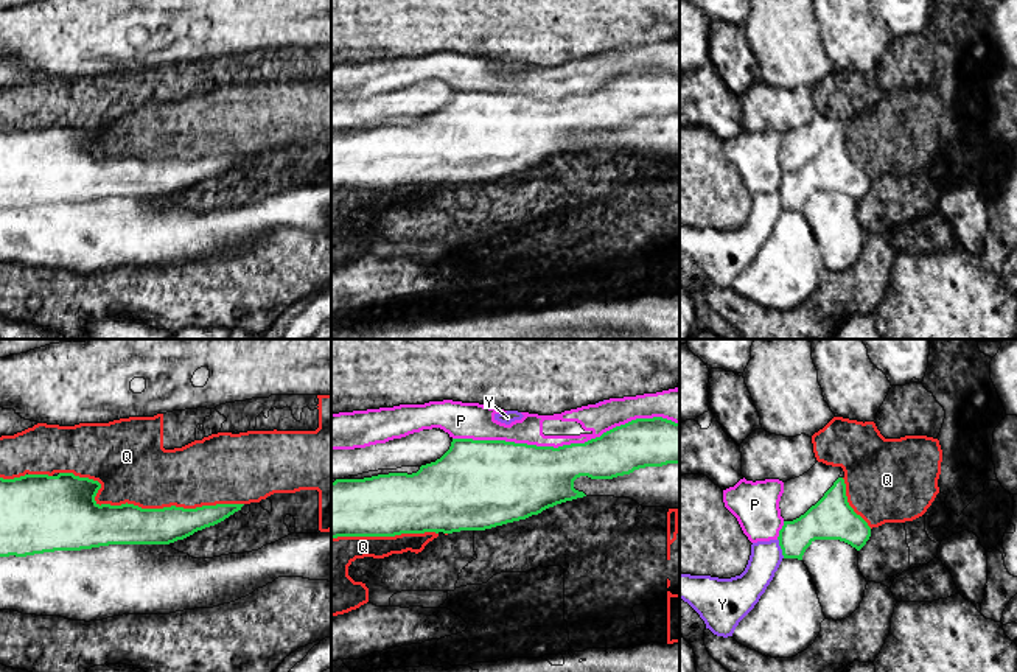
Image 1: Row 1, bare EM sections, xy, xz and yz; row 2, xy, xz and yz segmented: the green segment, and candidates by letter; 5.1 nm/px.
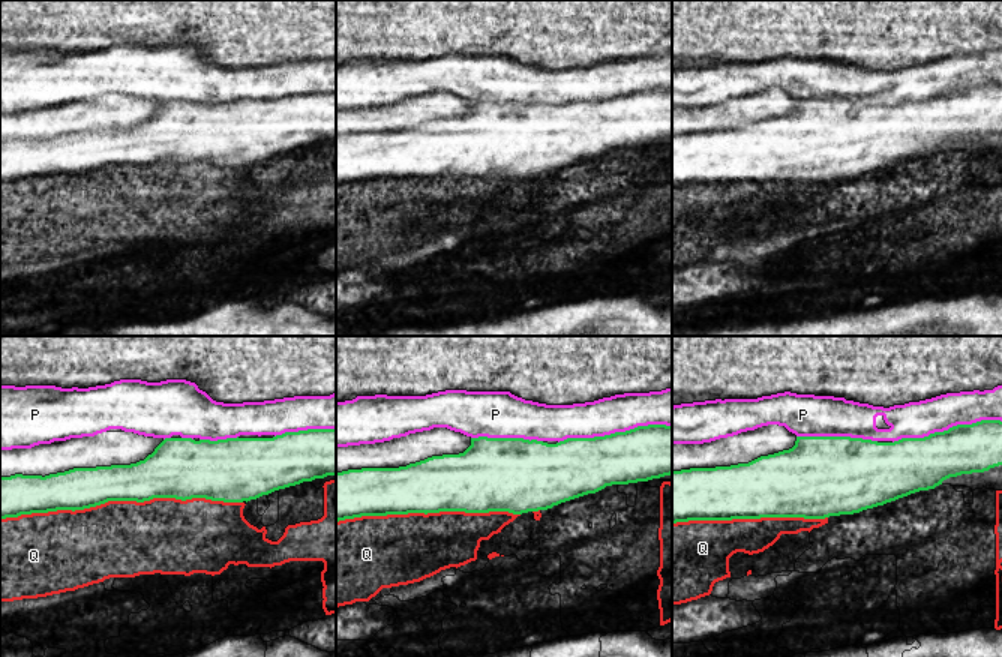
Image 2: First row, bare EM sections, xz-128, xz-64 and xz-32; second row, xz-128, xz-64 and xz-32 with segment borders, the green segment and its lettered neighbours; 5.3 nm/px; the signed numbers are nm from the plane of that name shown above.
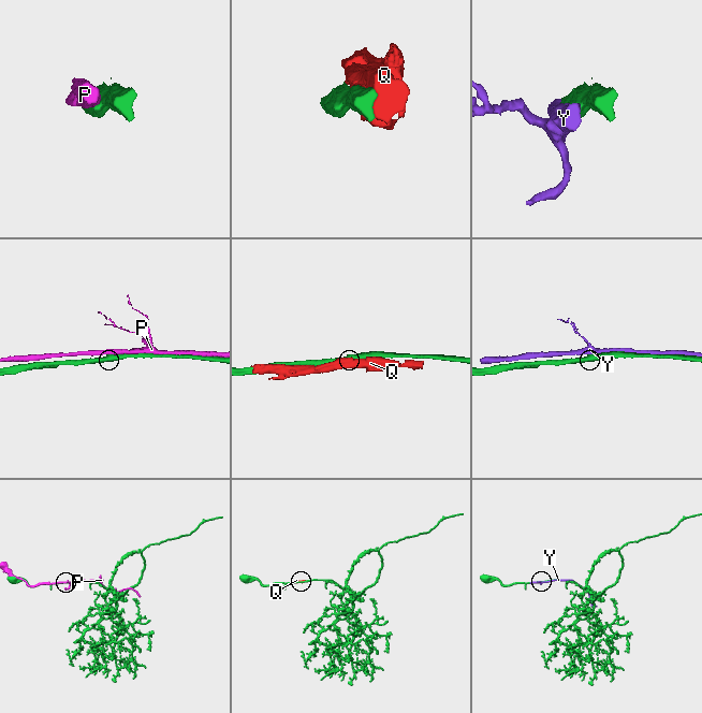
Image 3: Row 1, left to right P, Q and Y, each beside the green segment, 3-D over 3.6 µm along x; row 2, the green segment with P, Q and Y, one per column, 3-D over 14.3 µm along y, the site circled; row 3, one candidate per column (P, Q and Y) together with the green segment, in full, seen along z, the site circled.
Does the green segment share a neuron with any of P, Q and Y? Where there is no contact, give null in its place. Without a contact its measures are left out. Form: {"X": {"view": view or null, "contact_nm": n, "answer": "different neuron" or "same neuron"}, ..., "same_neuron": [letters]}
{"P": {"view": "xz", "contact_nm": 1150, "answer": "different neuron"}, "Q": {"view": "xy", "contact_nm": 950, "answer": "different neuron"}, "Y": {"view": "yz", "contact_nm": 110, "answer": "different neuron"}, "same_neuron": []}

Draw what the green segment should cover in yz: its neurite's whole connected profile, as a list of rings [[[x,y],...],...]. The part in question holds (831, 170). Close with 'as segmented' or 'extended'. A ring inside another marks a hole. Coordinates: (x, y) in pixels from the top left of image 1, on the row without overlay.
[[[838,129],[804,166],[784,173],[778,191],[784,210],[802,212],[815,191],[840,191],[860,202],[869,188],[871,179],[849,157],[844,131]]]; as segmented

